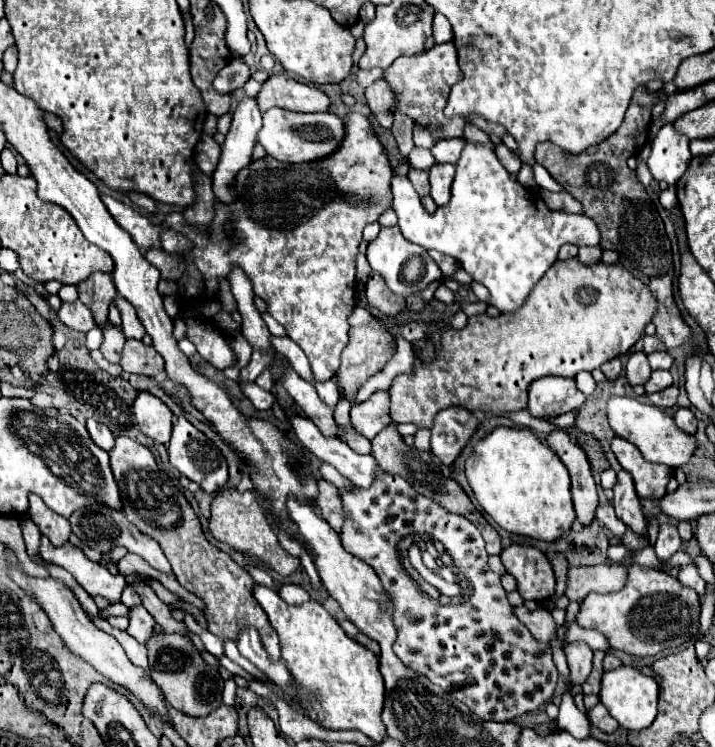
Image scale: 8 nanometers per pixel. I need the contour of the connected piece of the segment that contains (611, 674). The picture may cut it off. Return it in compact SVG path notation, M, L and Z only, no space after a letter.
M619 667L603 673L599 697L601 697L601 703L607 707L607 711L617 719L617 723L623 729L631 731L631 729L645 729L651 721L655 721L657 693L659 693L659 685L653 677L643 675L635 667Z

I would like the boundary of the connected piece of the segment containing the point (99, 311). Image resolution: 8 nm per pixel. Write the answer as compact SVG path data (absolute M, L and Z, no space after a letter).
M93 273L77 285L77 291L81 303L91 309L97 325L103 327L107 323L107 309L113 303L113 297L117 295L111 273Z

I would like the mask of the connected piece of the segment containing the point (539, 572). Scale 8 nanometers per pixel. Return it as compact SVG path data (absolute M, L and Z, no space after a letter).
M509 545L501 551L501 561L517 579L517 591L523 599L545 601L555 593L555 573L547 555L537 547Z

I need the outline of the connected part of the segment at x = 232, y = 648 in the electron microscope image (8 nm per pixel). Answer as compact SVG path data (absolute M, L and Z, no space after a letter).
M223 639L223 641L225 647L225 656L237 663L248 673L251 673L258 681L268 681L267 677L265 677L265 675L263 675L259 669L257 669L250 661L242 657L235 642L226 639Z

